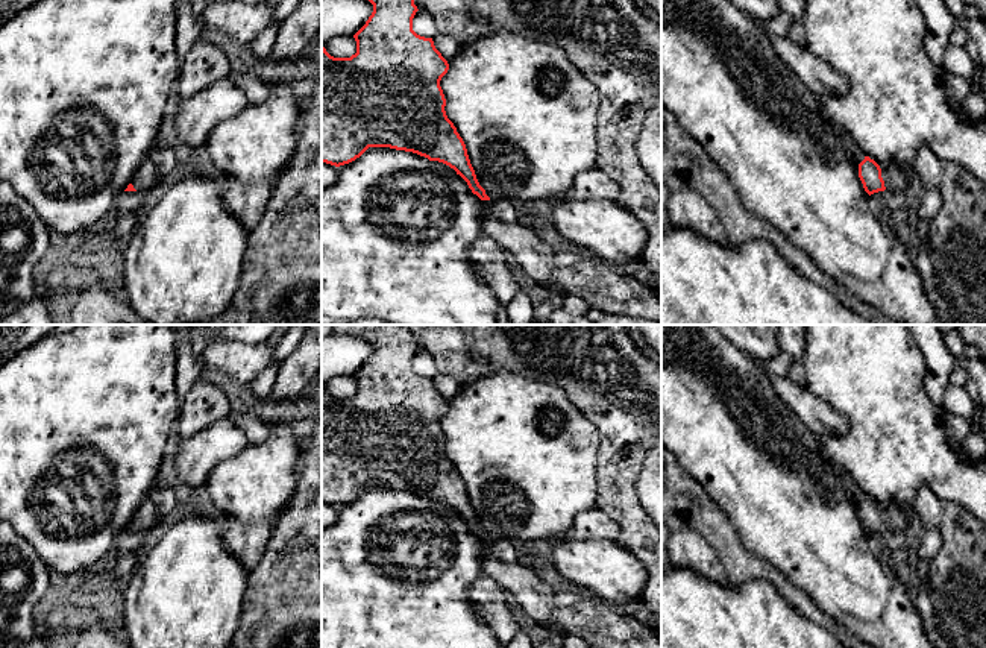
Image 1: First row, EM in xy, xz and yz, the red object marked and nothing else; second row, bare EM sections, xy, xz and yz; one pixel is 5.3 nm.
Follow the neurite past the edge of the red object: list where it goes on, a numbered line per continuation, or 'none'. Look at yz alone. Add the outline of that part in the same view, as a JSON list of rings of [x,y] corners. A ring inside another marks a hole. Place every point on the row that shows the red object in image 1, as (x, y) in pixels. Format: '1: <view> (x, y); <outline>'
1: yz (895, 176); [[[906,164],[881,167],[881,178],[887,191],[903,191],[915,175],[913,167]]]

